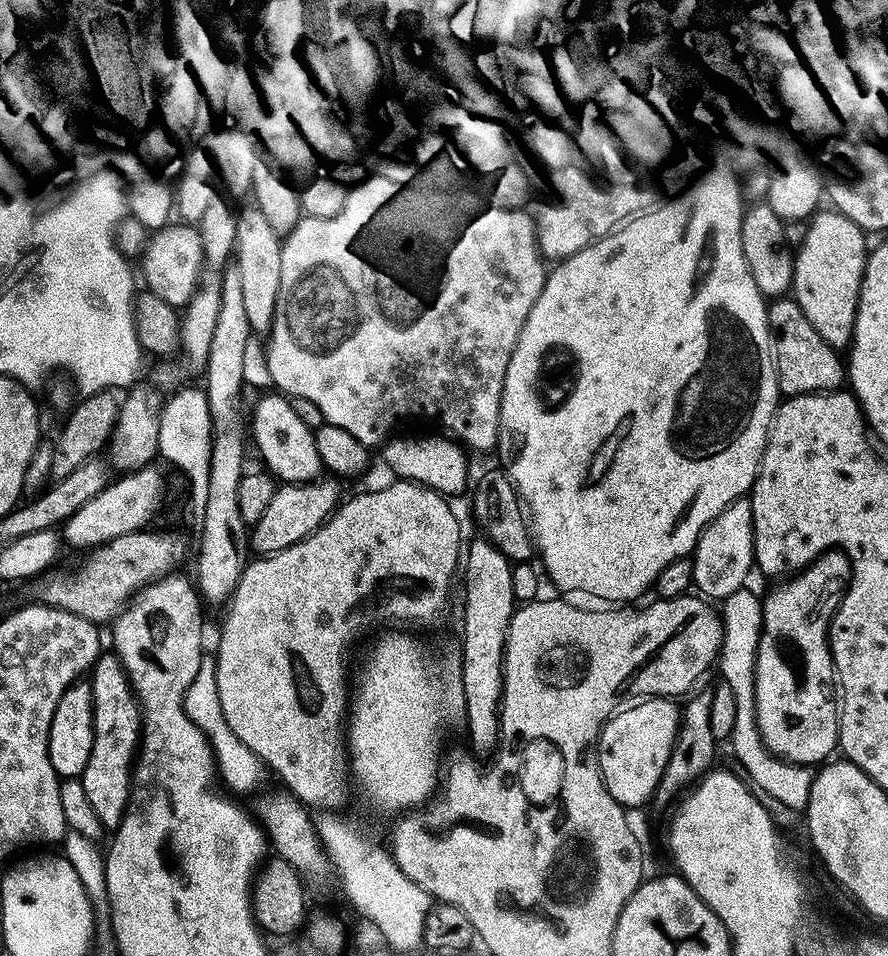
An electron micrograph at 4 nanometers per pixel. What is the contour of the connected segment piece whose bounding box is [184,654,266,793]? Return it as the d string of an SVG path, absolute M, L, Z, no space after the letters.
M201 655L200 672L194 674L194 682L190 682L184 695L184 713L190 718L190 722L194 722L194 726L202 729L204 737L211 742L212 754L216 757L218 776L222 784L224 780L225 786L223 785L223 787L229 793L252 791L255 793L261 787L259 784L263 782L264 776L266 777L266 769L260 763L260 759L240 741L238 734L234 734L234 730L230 730L230 726L222 714L222 702L218 702L215 655Z

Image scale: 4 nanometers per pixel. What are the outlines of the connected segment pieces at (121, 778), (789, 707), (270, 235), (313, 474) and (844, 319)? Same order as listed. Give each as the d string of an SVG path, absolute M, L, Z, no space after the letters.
M105 651L96 659L90 669L90 683L94 742L90 762L86 762L86 770L78 779L82 782L82 790L86 790L90 806L94 806L98 818L102 818L104 829L114 830L130 807L132 774L142 739L140 701L136 699L128 673L124 671L115 651Z
M829 550L823 556L817 556L799 574L793 575L789 584L763 597L766 634L761 635L756 651L756 725L764 745L781 760L816 766L827 761L833 755L832 751L837 751L838 704L835 699L832 701L834 669L828 629L851 575L852 565L848 557L839 550Z
M251 206L243 213L242 211L237 215L237 238L234 253L234 263L239 267L239 272L242 274L242 291L243 291L243 305L246 306L246 315L249 318L249 326L253 333L258 334L258 332L263 332L263 334L268 334L273 331L274 325L272 323L277 323L278 320L278 305L280 303L280 283L282 282L282 250L280 245L282 243L282 236L275 232L270 223L266 220L266 217L262 210L257 206Z
M283 394L264 396L253 410L253 420L250 420L250 440L260 451L264 459L263 467L277 481L286 484L306 484L321 475L322 465L318 458L318 446L314 446L313 429L306 426L306 422L298 419L294 414L292 402Z
M817 211L811 217L808 233L802 246L795 249L790 292L798 302L798 306L802 306L802 314L806 314L806 318L810 318L810 326L814 326L814 330L818 330L818 334L822 334L822 338L831 348L844 350L852 343L852 331L858 310L858 294L864 277L866 233L854 222L850 222L850 218L846 218L841 212L824 211Z

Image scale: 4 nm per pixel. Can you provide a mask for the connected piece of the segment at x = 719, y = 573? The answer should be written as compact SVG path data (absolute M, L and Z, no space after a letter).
M751 499L735 500L722 510L700 532L696 547L690 556L694 566L692 582L701 597L712 602L723 602L734 590L745 587L748 571L754 568L752 551L752 502Z

